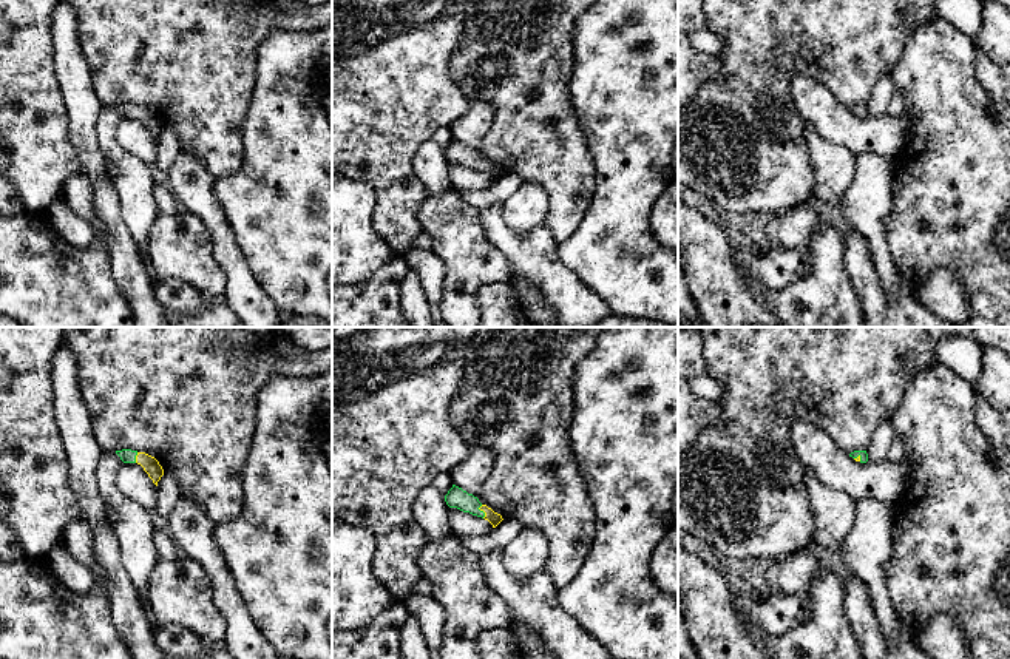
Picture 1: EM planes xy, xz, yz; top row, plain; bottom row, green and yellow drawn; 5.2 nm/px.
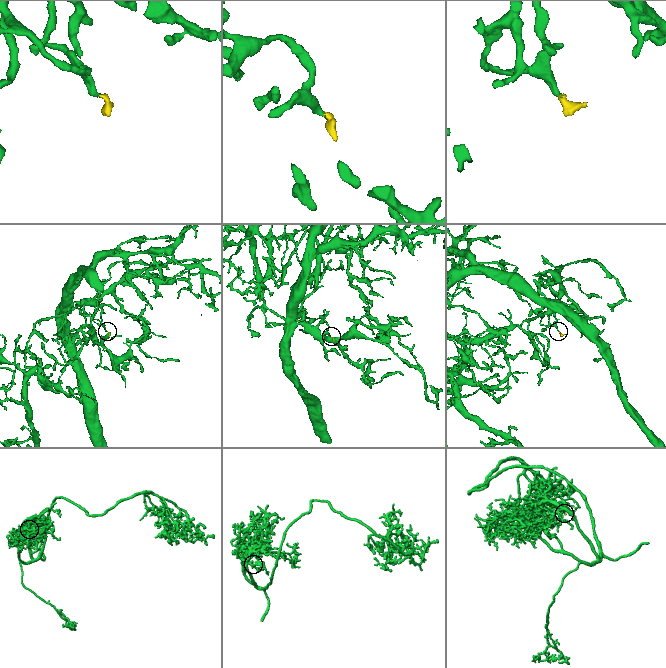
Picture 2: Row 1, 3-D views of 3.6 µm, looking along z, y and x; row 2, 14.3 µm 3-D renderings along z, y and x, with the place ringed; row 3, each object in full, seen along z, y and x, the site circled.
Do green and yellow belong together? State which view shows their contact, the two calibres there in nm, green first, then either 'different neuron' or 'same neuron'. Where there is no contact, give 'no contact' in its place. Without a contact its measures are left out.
contact in xz; calibres 110 and 70 nm; same neuron

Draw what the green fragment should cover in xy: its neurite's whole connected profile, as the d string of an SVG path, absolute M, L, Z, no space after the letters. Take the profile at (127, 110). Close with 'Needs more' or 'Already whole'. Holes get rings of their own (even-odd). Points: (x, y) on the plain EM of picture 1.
M131 103L116 105L116 108L120 111L124 117L141 119L144 125L148 128L148 131L153 134L153 137L158 140L158 136L164 130L164 123L154 111Z. Needs more

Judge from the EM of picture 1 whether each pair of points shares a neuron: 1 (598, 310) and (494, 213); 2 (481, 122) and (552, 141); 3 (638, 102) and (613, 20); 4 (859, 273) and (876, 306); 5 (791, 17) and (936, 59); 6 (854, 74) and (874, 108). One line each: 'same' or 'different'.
1: same
2: different
3: same
4: same
5: different
6: different

